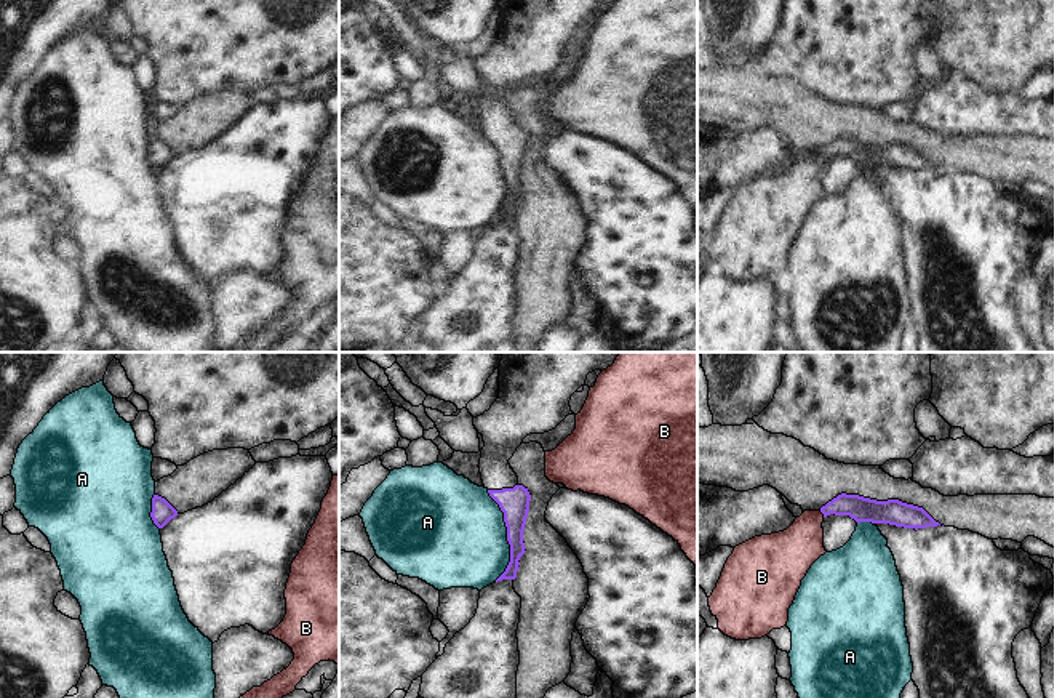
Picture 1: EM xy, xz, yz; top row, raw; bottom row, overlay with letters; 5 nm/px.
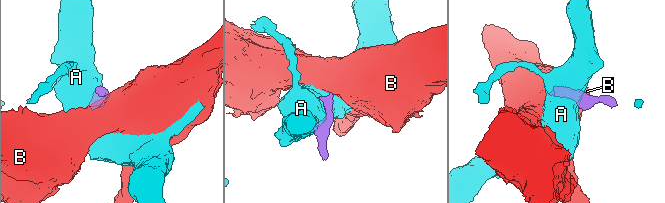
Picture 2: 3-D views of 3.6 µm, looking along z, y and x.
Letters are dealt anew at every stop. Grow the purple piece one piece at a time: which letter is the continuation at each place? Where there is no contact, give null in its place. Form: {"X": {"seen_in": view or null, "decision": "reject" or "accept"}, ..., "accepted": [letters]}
{"A": {"seen_in": "xz", "decision": "reject"}, "B": {"seen_in": "yz", "decision": "reject"}, "accepted": []}

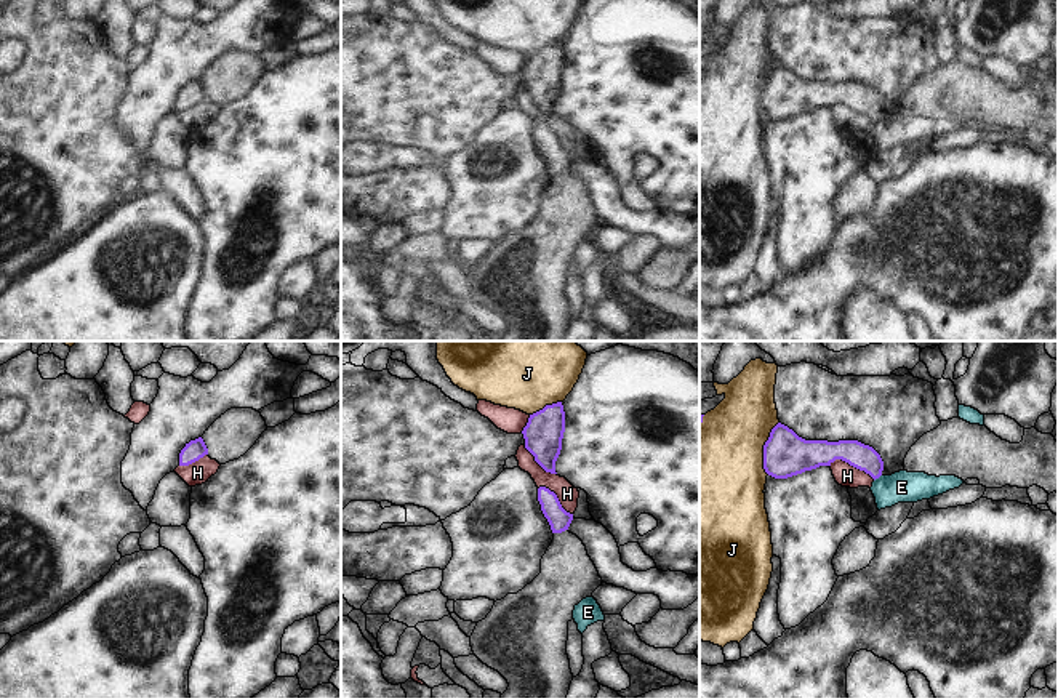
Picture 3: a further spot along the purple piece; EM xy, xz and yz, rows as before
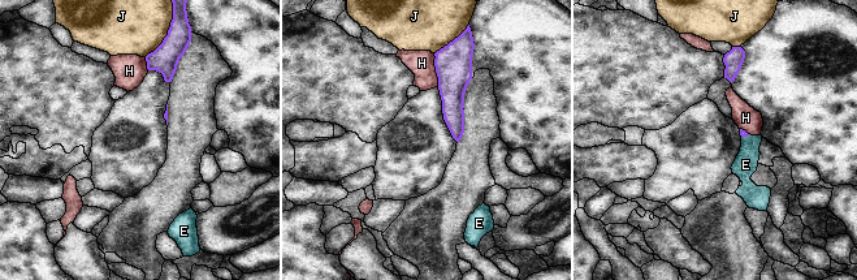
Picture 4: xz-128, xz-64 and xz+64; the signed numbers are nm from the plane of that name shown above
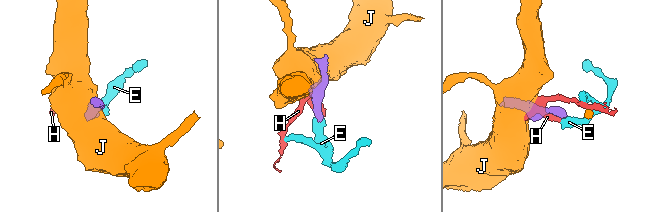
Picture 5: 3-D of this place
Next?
{"E": {"seen_in": "yz", "decision": "reject"}, "H": {"seen_in": "yz", "decision": "reject"}, "J": {"seen_in": "yz", "decision": "reject"}, "accepted": []}

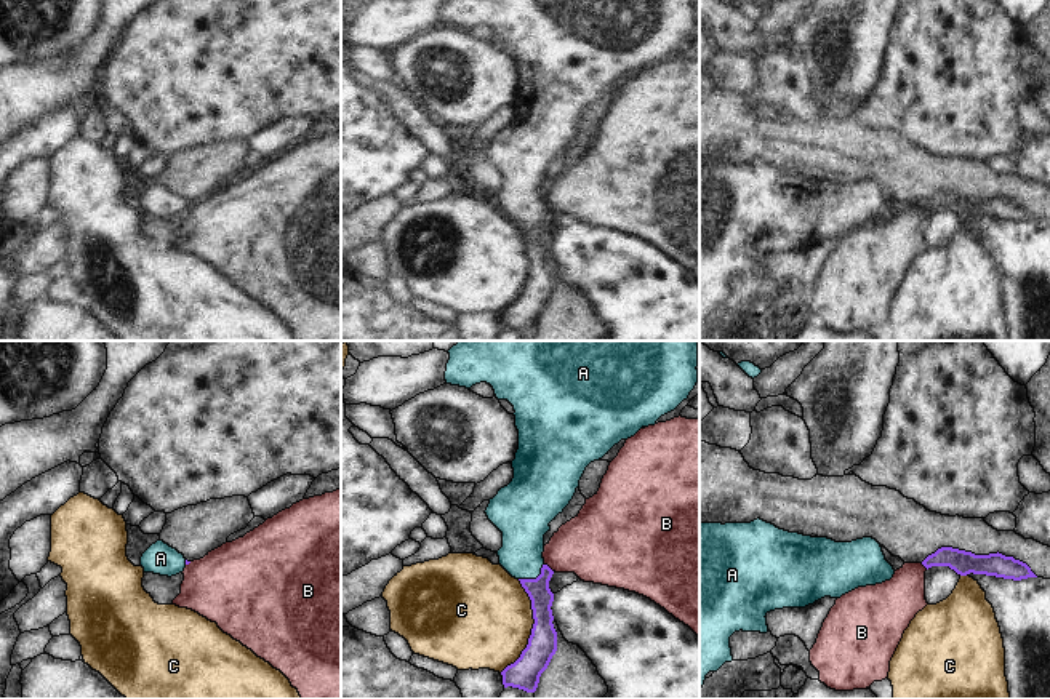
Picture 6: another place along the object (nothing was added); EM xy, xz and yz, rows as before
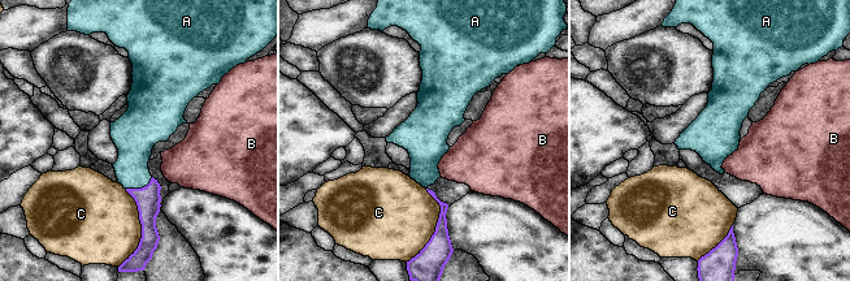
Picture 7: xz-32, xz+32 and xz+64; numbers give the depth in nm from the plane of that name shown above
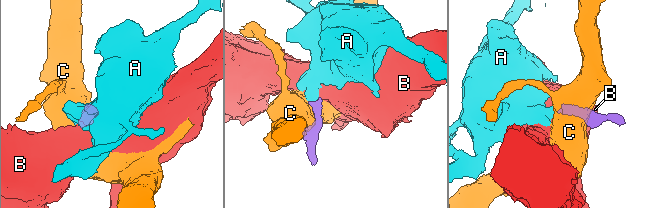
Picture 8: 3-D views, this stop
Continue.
{"A": {"seen_in": "xz", "decision": "accept"}, "B": {"seen_in": "xz", "decision": "reject"}, "C": {"seen_in": "xz", "decision": "reject"}, "accepted": ["A"]}

